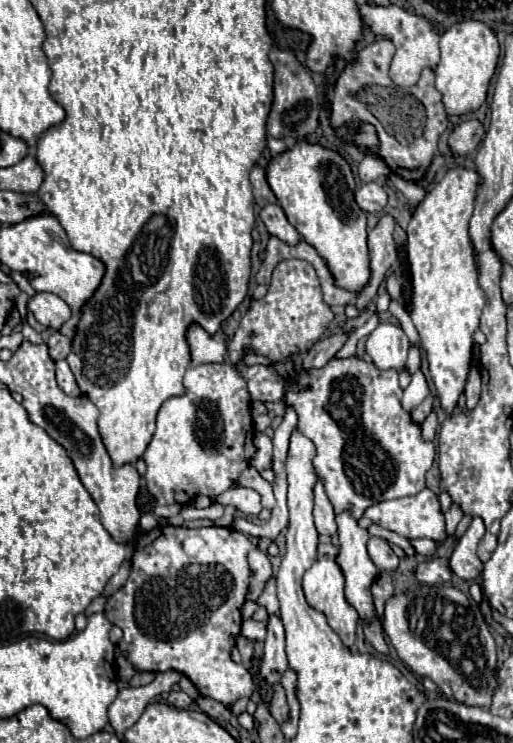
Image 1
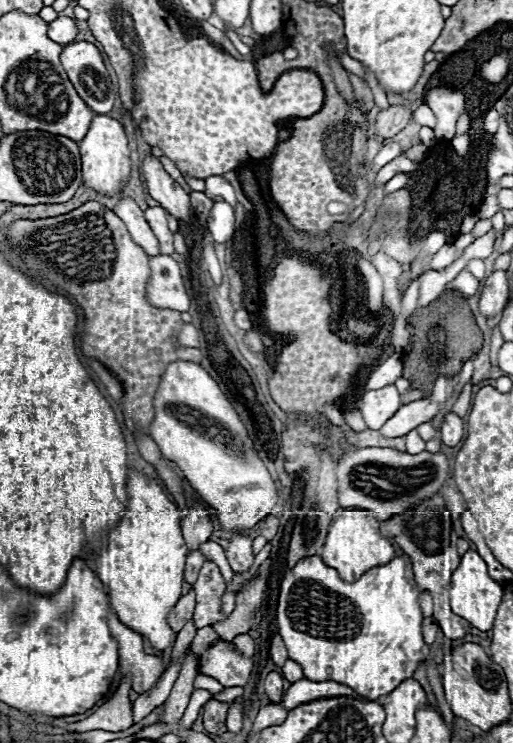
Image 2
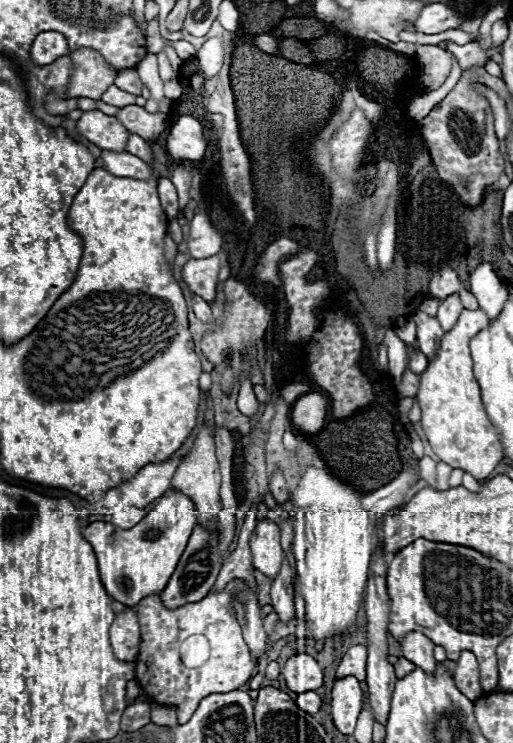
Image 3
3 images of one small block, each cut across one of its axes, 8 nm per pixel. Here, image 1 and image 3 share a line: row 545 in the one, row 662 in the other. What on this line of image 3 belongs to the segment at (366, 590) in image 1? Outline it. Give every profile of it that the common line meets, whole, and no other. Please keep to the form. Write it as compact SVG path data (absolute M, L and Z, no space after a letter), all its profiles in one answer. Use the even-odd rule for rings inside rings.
M356 644L356 646L350 646L344 654L344 658L340 660L338 664L338 670L336 670L336 678L346 678L346 676L356 676L360 682L366 678L366 646L362 644Z

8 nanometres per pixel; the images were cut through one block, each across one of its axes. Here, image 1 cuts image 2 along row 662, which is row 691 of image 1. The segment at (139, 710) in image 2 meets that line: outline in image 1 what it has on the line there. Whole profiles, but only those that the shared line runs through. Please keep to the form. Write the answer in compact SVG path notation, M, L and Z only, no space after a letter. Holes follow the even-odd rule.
M172 690L170 694L168 694L168 704L172 704L172 706L176 706L176 708L188 708L188 706L192 706L192 698L188 698L188 694L184 694L182 690Z

